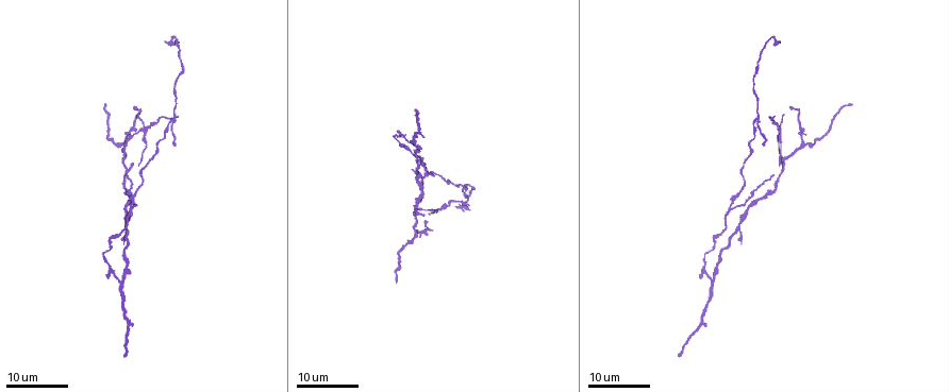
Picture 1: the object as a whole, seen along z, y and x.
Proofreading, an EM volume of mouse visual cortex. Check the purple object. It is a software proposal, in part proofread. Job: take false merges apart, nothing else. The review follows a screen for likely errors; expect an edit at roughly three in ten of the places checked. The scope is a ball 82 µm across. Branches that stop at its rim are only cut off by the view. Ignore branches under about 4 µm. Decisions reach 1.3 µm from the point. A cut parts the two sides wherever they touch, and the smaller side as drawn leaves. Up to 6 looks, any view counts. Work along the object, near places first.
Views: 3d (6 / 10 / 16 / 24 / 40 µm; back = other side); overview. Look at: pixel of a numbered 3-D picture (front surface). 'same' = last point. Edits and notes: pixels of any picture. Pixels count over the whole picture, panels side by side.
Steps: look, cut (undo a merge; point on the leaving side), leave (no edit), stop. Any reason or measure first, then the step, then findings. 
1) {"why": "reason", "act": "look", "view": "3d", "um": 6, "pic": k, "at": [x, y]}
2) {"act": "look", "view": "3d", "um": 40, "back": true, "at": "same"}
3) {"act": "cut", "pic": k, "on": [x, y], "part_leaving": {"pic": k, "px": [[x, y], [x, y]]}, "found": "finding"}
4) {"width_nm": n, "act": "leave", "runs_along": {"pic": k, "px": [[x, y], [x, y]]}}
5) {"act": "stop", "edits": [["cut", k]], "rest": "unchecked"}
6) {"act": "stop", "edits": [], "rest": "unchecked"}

{"act": "look", "view": "3d", "um": 16, "pic": 1, "at": [713, 280]}

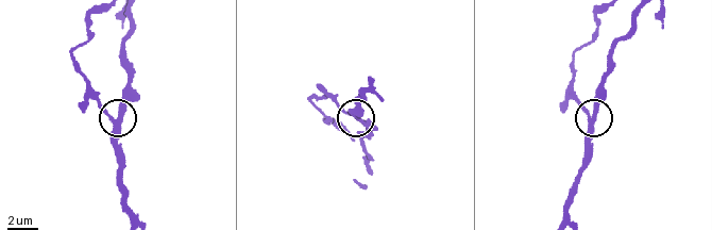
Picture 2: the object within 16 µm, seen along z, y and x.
{"act": "look", "view": "3d", "um": 6, "pic": 2, "at": [595, 117]}

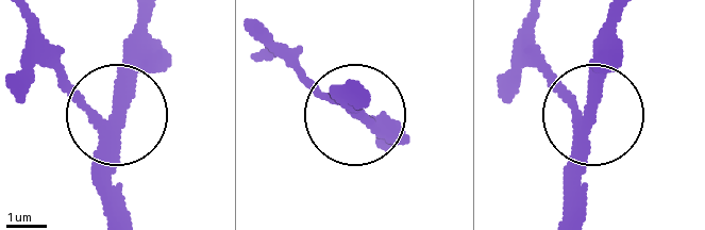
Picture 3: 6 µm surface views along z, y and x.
{"arms": 3, "act": "cut", "pic": 3, "on": [59, 86], "part_leaving": {"pic": 3, "px": [[96, 126], [32, 17]]}, "found": "two neurons meet here"}

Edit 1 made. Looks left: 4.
{"why": "redraw", "act": "look", "view": "overview"}

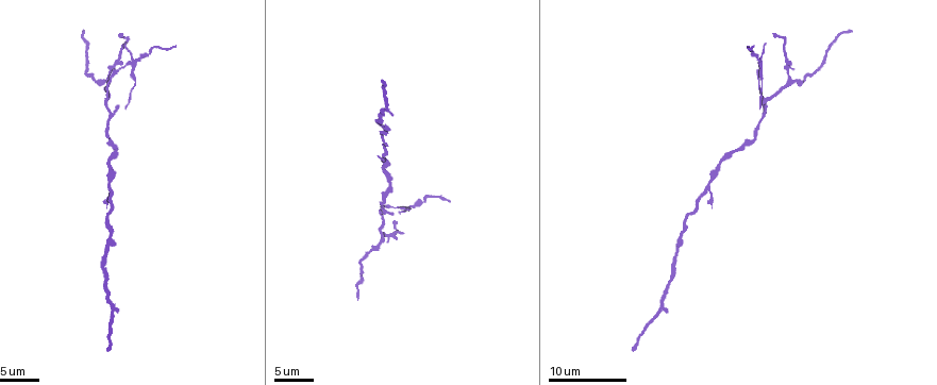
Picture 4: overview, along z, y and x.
{"why": "arms part here", "act": "look", "view": "3d", "um": 10, "pic": 4, "at": [765, 100]}

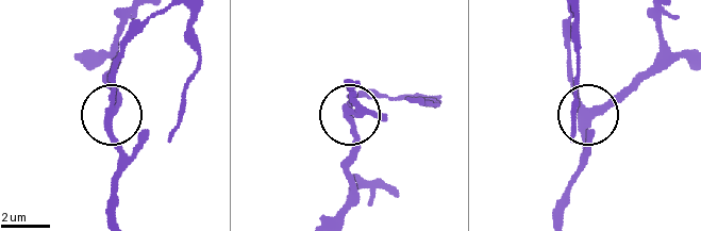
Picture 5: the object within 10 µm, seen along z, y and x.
{"side_arm_um": 14, "act": "leave", "runs_along": {"pic": 5, "px": [[558, 216], [588, 125], [570, 60]]}, "found": "continuous, no second neuron"}

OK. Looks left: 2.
{"why": "four arms meet", "act": "look", "view": "3d", "um": 10, "pic": 4, "at": [134, 63]}

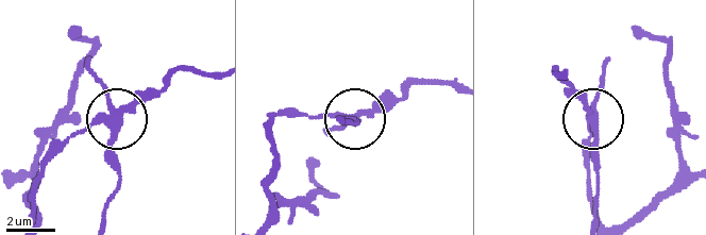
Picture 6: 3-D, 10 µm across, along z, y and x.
{"act": "look", "view": "3d", "um": 6, "pic": 6, "at": [117, 125]}

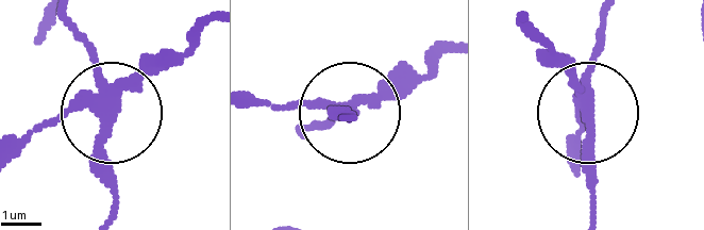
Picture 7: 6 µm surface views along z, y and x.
{"act": "cut", "pic": 7, "on": [100, 161], "part_leaving": {"pic": 7, "px": [[103, 101], [113, 210]]}, "found": "two neurons meet here"}

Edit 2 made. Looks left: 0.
{"act": "stop", "edits": [["cut", 3], ["cut", 7]], "rest": "unchecked"}

